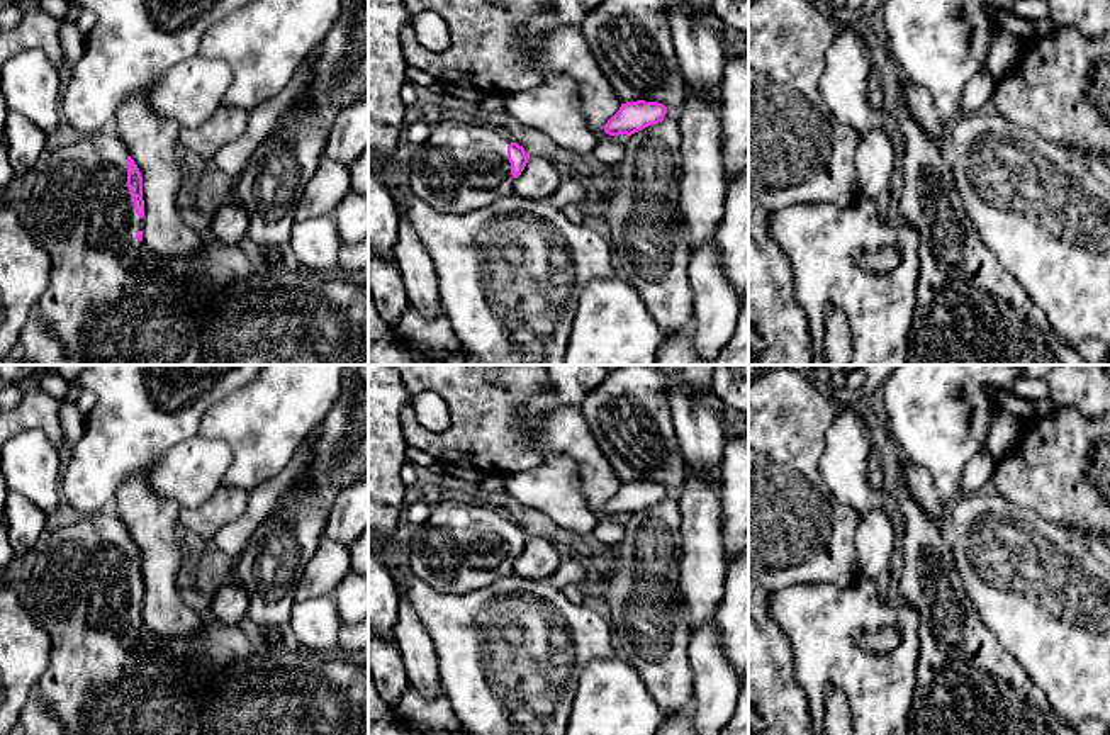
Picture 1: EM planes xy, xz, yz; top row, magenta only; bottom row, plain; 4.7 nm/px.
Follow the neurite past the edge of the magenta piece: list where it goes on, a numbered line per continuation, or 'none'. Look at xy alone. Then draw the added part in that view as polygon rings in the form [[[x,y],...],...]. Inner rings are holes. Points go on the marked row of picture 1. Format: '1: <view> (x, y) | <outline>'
1: xy (109, 301) | [[[114,129],[100,131],[46,153],[31,175],[19,202],[20,217],[29,238],[51,258],[48,289],[34,316],[59,339],[68,365],[197,365],[210,297],[238,278],[249,277],[260,263],[246,244],[227,246],[210,239],[197,258],[165,260],[149,251],[136,238],[143,231],[143,219],[134,210],[127,187],[127,156]]]

